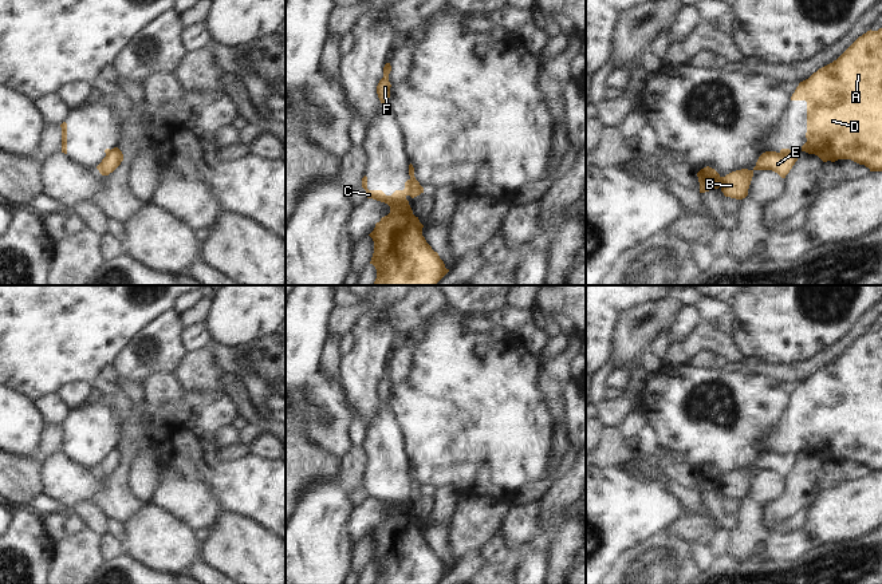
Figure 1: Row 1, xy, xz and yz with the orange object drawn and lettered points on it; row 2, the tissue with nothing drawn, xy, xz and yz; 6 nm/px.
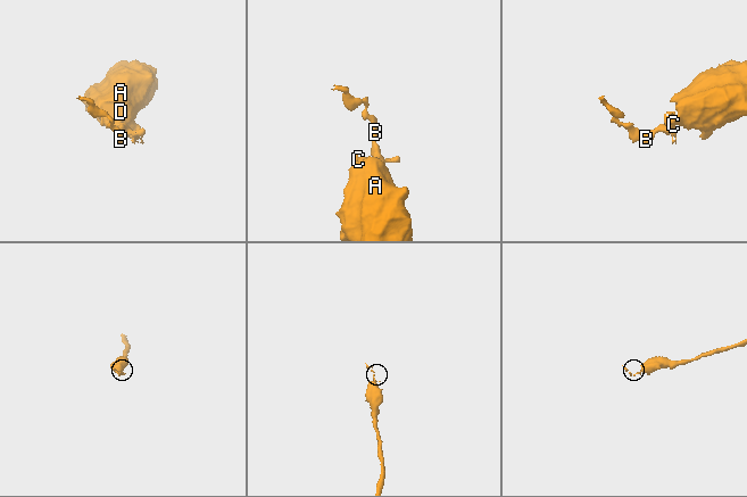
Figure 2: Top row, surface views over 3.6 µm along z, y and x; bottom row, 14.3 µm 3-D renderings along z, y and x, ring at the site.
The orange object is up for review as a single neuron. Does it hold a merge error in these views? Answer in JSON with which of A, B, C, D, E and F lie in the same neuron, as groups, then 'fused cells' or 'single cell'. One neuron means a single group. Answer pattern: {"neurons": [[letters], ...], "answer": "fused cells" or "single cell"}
{"neurons": [["A", "C", "D"], ["B", "E", "F"]], "answer": "fused cells"}

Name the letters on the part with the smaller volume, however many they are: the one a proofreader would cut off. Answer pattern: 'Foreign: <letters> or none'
Foreign: B, E, F

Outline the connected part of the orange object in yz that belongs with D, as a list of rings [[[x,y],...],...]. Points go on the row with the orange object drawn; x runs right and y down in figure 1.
[[[882,28],[867,31],[836,60],[800,82],[791,100],[807,102],[807,142],[802,151],[815,154],[823,162],[851,159],[865,165],[870,171],[882,171]]]

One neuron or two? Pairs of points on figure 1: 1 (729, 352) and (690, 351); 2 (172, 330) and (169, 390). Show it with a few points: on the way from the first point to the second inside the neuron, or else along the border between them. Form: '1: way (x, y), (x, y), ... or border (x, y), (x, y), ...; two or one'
1: way (720, 343), (700, 343); one
2: border (172, 373), (153, 373), (142, 385); two

